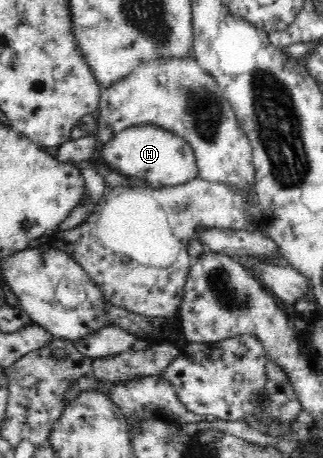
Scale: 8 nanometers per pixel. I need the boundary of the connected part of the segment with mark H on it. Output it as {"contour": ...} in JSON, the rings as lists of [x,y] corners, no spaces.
{"contour":[[[154,124],[130,126],[114,139],[108,140],[102,149],[102,158],[106,165],[125,176],[142,178],[151,188],[176,186],[198,177],[198,165],[194,149],[182,136]]]}

